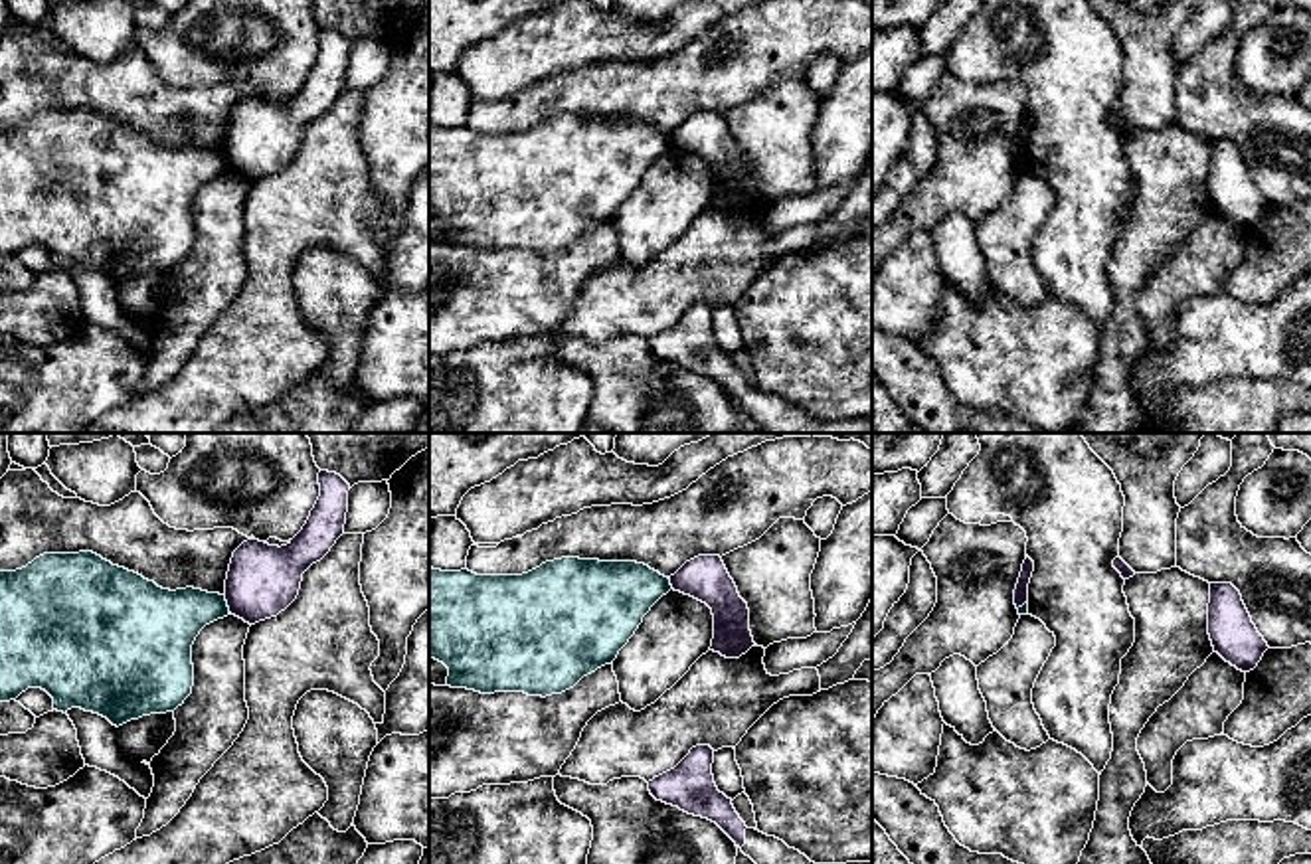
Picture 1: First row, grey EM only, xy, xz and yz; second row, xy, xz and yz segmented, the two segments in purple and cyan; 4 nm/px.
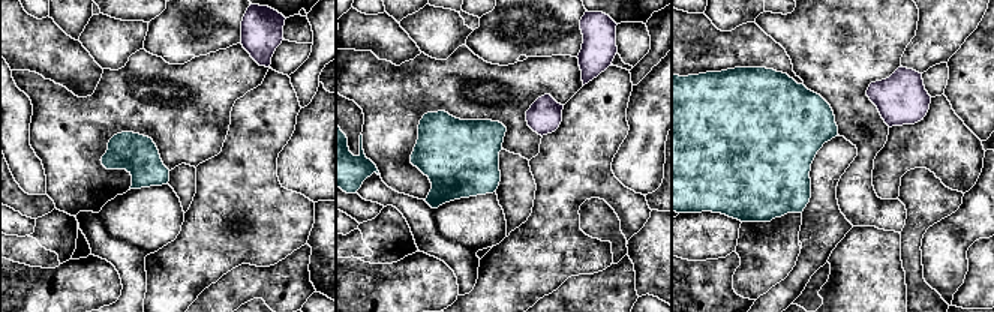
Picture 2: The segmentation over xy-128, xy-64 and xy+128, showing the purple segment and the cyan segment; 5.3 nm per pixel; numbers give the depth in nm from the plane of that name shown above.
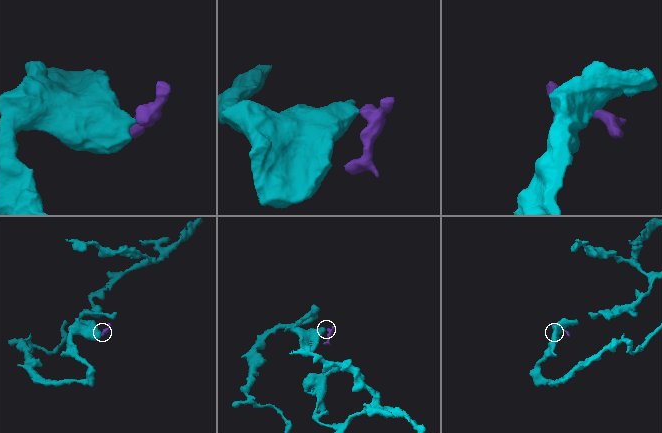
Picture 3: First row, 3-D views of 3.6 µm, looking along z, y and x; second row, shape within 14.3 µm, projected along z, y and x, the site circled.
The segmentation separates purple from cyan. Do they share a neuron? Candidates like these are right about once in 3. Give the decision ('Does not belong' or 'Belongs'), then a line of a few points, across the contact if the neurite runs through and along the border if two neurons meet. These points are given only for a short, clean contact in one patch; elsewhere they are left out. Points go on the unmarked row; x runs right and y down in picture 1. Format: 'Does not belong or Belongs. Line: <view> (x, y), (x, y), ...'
Does not belong. Line: xy (224, 153), (232, 171)

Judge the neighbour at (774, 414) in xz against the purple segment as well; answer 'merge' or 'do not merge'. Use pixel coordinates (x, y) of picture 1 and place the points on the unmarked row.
merge

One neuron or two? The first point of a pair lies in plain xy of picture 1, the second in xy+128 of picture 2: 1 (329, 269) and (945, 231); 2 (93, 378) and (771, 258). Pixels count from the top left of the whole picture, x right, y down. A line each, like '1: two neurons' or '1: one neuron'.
1: two neurons
2: two neurons

